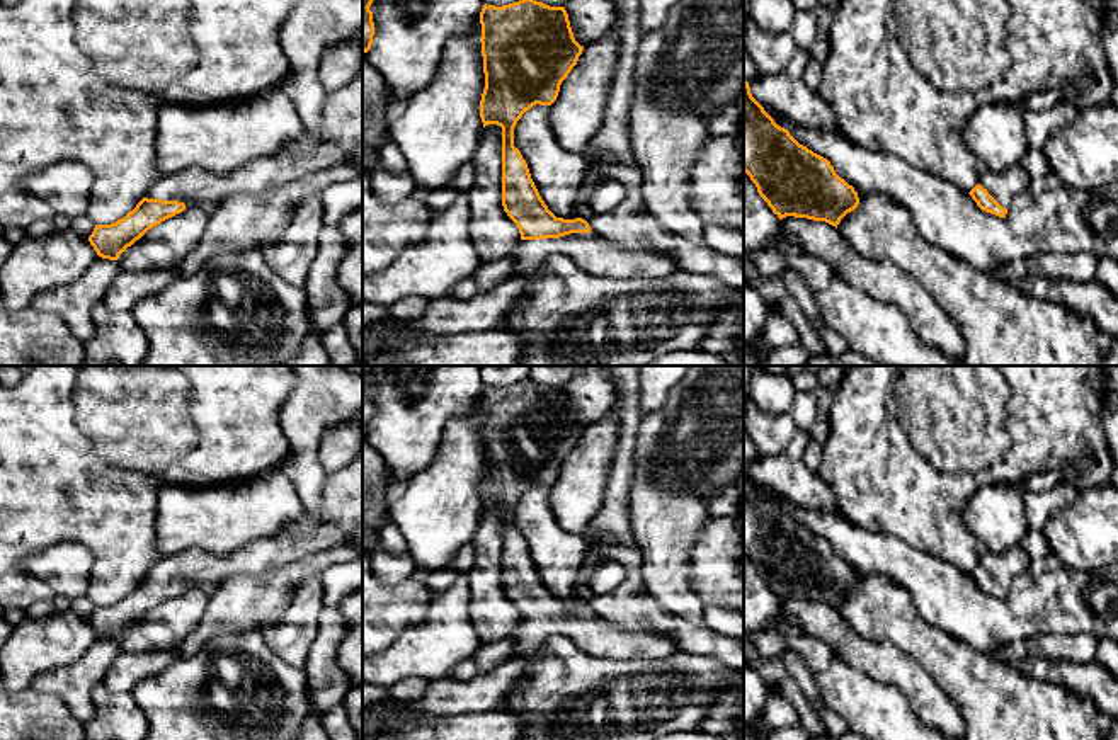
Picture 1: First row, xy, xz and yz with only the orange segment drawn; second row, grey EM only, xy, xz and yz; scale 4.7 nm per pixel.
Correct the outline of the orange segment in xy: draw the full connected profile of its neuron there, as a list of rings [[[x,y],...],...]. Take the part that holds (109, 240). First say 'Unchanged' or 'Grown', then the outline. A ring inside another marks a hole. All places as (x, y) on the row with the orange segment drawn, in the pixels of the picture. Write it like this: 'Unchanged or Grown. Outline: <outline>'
Grown. Outline: [[[362,63],[345,87],[327,94],[323,117],[315,131],[305,129],[277,155],[257,158],[228,175],[199,168],[163,175],[124,218],[95,225],[88,242],[99,257],[117,260],[150,228],[185,208],[209,213],[245,189],[271,192],[322,168],[345,163],[362,170]]]

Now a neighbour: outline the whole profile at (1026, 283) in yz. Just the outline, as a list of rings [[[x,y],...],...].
[[[1024,272],[1014,286],[1036,299],[1067,306],[1092,322],[1101,332],[1118,339],[1118,298],[1099,281],[1053,281]]]

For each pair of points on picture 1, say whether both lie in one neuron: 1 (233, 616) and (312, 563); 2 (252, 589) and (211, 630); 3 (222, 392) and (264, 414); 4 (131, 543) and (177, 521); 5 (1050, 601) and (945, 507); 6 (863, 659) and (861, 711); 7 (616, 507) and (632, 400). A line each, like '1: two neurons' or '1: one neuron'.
1: one neuron
2: one neuron
3: one neuron
4: two neurons
5: two neurons
6: two neurons
7: one neuron

